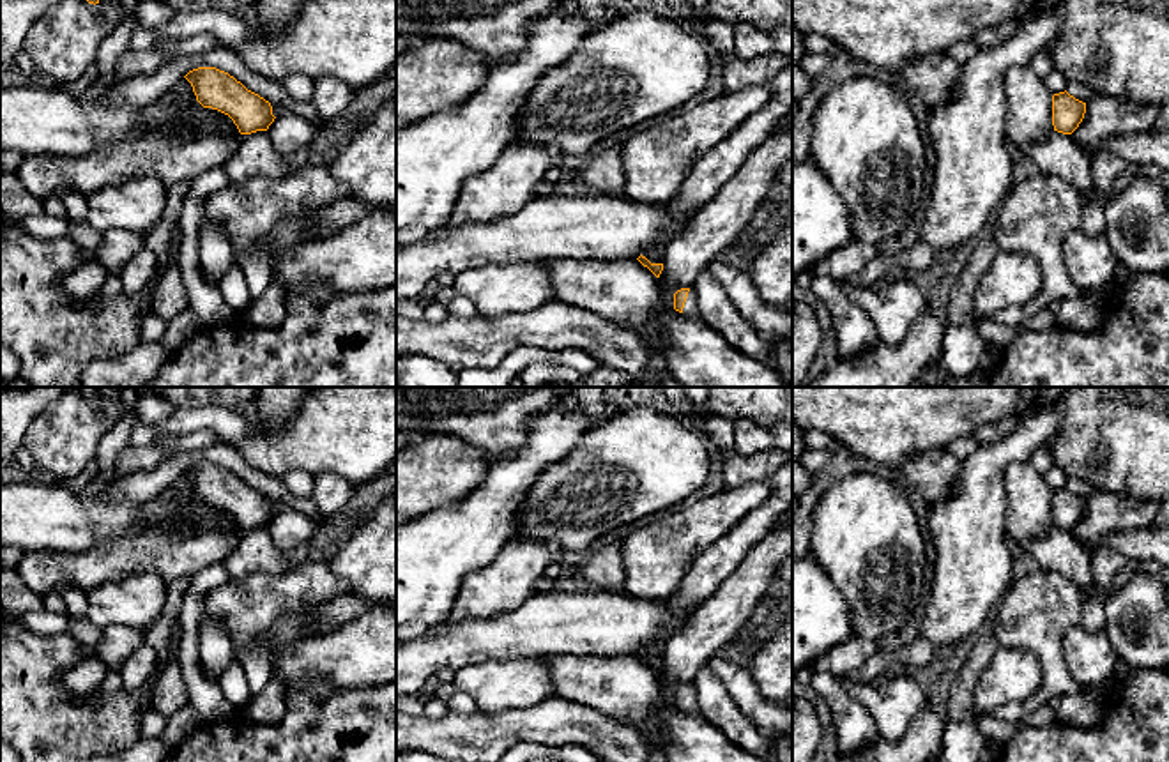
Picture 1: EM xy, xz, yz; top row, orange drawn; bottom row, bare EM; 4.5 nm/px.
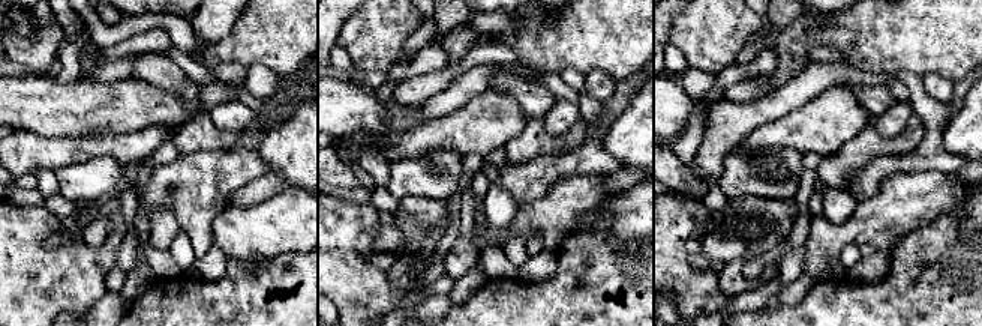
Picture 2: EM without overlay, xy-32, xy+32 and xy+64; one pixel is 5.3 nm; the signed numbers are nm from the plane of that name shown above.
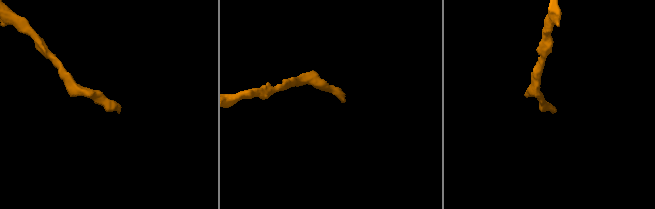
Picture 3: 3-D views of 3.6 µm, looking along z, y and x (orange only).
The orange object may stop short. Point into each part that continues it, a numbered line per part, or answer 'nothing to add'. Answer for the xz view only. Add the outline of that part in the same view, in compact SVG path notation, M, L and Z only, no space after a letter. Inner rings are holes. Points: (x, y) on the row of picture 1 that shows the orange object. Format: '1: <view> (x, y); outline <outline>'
1: xz (690, 310); outline M690 288L688 292L688 297L683 308L683 315L688 318L699 318L699 301L697 301L693 288Z

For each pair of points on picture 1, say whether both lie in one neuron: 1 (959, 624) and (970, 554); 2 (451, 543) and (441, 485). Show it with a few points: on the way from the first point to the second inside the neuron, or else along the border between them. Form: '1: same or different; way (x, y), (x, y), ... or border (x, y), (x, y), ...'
1: same; way (959, 607), (970, 571)
2: different; border (481, 485), (460, 501), (439, 506), (414, 520)

